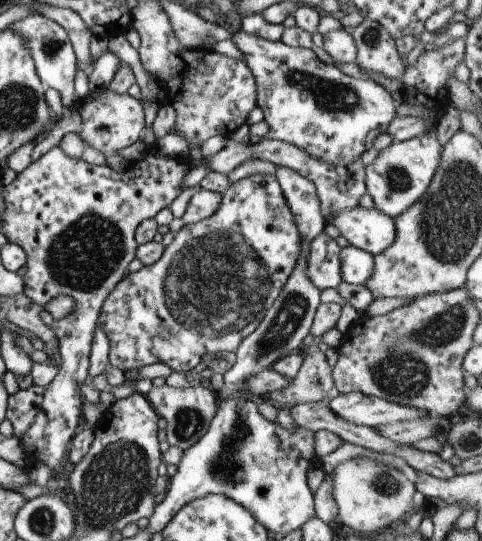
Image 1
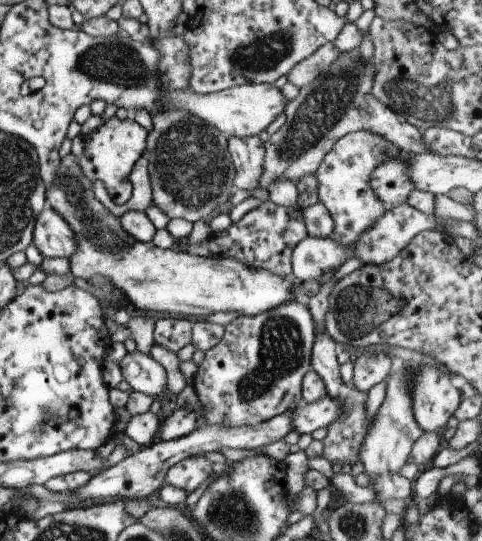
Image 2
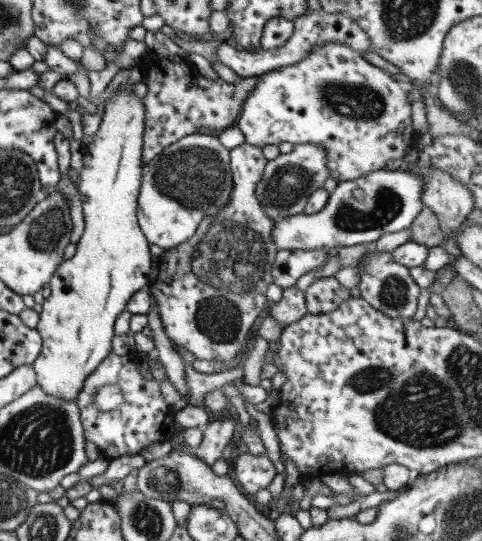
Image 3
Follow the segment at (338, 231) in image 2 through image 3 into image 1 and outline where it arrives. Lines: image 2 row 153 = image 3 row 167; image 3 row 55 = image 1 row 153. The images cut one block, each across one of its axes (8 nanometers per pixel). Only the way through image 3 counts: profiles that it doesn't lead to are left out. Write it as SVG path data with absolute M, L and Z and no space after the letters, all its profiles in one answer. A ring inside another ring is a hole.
M238 30L230 40L243 53L243 59L254 74L258 90L257 106L262 109L263 119L269 126L266 139L287 142L304 150L308 156L334 166L350 166L372 148L376 136L388 132L390 122L397 117L398 105L384 86L372 79L357 79L344 74L336 65L320 61L312 48L291 47L281 39L272 41L244 30ZM310 124L315 127L313 134L306 131Z

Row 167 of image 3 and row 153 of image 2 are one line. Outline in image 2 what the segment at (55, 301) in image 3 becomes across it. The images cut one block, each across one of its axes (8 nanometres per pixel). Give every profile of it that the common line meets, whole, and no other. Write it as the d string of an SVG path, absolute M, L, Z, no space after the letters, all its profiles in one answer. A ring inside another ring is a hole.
M116 115L102 123L92 134L85 137L85 146L82 155L77 158L87 181L102 181L116 204L124 204L129 200L132 192L132 183L128 174L138 158L147 147L148 131L130 115L126 119L119 119Z

